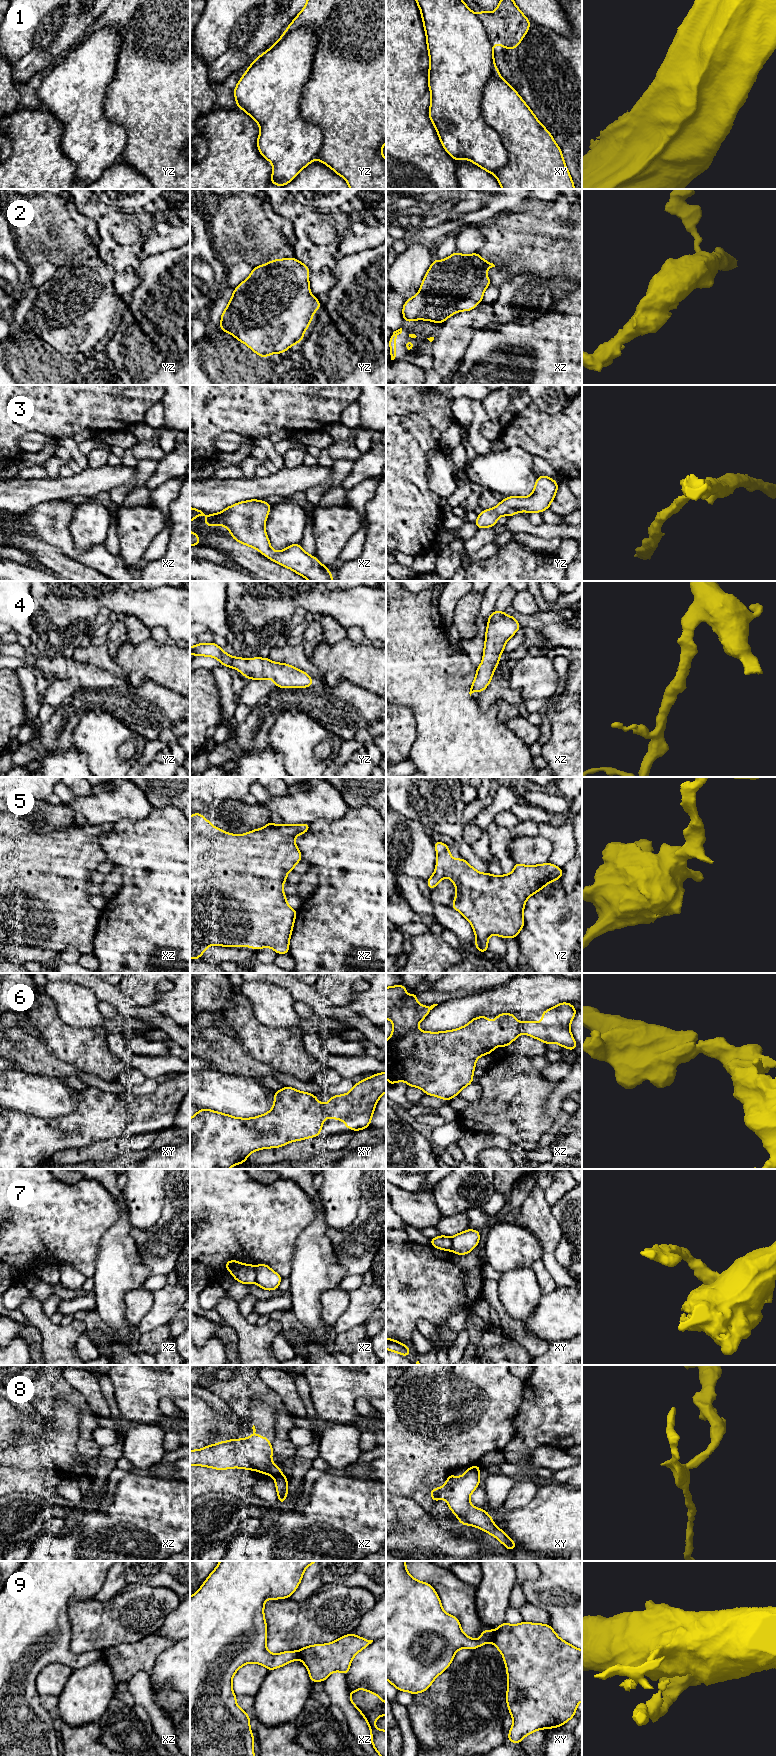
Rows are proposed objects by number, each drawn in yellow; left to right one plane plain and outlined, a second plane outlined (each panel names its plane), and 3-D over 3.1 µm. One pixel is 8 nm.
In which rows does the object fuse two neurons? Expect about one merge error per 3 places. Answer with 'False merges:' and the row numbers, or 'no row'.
False merges: 1, 7, 8, 9

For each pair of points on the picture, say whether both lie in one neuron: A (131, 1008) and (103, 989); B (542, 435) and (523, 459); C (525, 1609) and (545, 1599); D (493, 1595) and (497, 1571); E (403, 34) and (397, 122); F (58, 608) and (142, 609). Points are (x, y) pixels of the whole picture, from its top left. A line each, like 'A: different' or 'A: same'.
A: same
B: different
C: different
D: same
E: same
F: same

